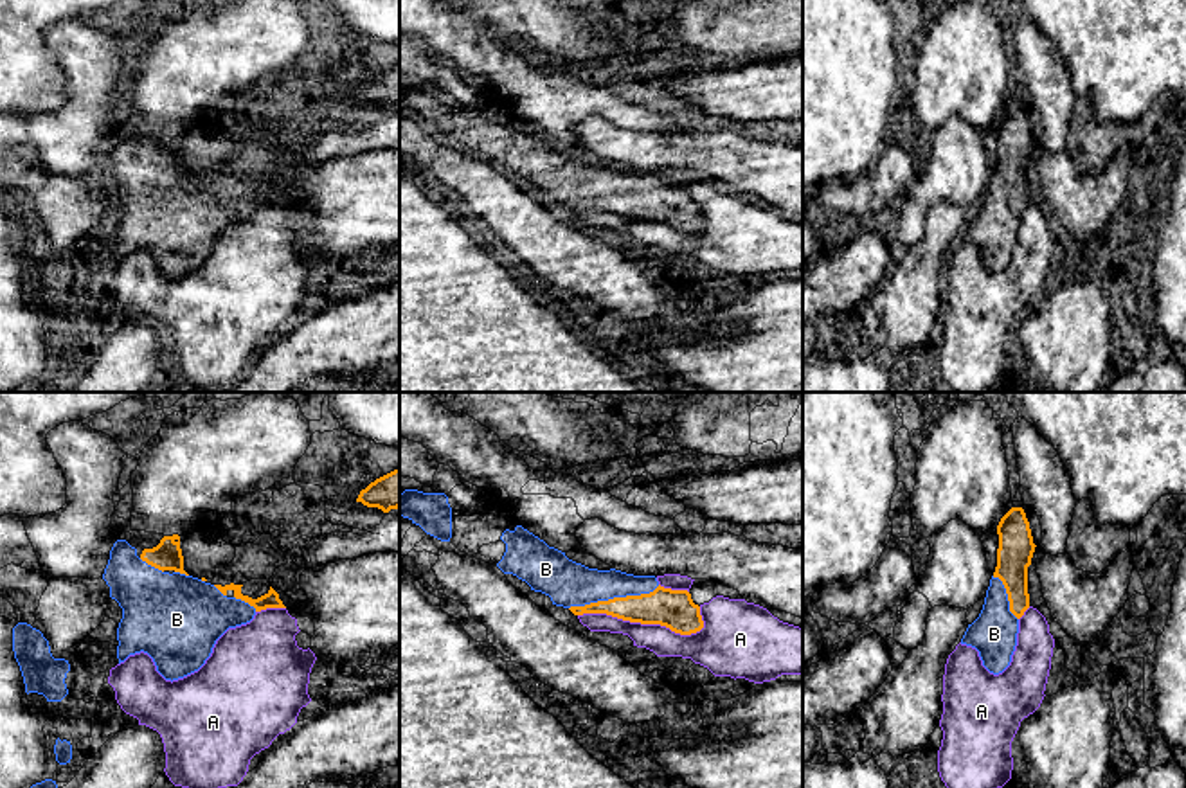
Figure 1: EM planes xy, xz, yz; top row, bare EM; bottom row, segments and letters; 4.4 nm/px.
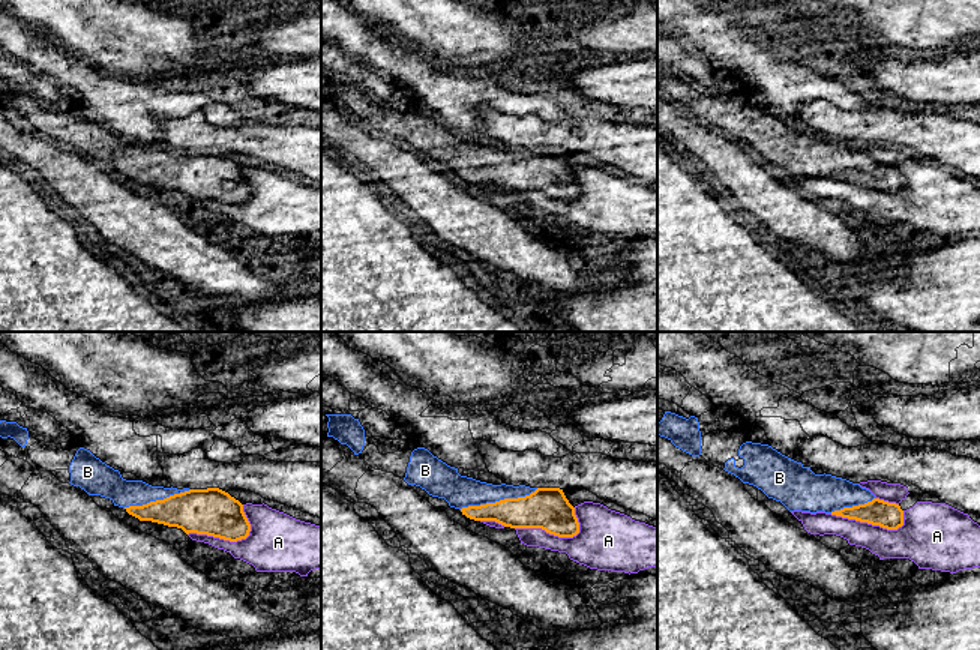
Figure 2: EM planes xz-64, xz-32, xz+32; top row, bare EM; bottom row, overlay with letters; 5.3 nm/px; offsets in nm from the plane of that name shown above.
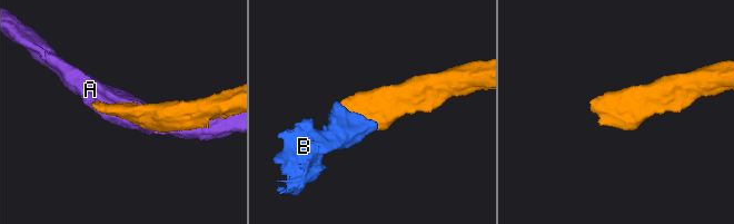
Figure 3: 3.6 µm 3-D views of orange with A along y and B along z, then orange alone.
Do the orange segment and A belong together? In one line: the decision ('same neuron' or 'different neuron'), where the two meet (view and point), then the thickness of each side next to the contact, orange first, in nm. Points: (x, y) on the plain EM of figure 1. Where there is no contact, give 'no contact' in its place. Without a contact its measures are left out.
different neuron; meets orange in xz at (641, 220); 180 nm thick on the orange side, 130 nm on the other

